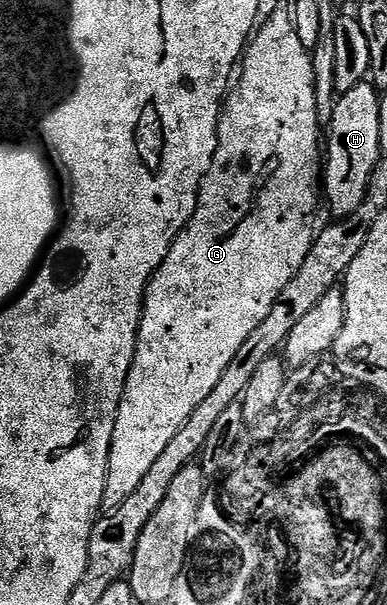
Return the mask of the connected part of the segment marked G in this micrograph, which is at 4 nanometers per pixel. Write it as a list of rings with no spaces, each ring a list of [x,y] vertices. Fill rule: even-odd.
[[[290,26],[271,27],[260,27],[252,35],[241,57],[237,79],[226,97],[219,117],[217,150],[213,154],[211,168],[199,187],[199,204],[193,210],[193,218],[189,218],[189,222],[183,228],[183,233],[173,242],[165,262],[161,262],[161,266],[147,283],[147,293],[143,295],[143,315],[139,317],[135,357],[131,363],[129,378],[125,382],[123,401],[117,410],[117,422],[113,426],[113,442],[109,450],[109,466],[103,495],[104,513],[117,511],[121,502],[125,502],[125,498],[129,498],[129,494],[133,494],[133,490],[141,486],[141,478],[149,474],[153,462],[157,462],[165,446],[169,446],[169,441],[176,436],[177,430],[181,430],[181,426],[189,422],[193,410],[197,410],[197,406],[201,406],[201,402],[205,402],[206,396],[213,391],[213,386],[221,382],[221,374],[225,374],[225,366],[233,362],[237,350],[241,350],[241,345],[245,343],[245,338],[249,338],[249,334],[253,334],[253,330],[257,330],[257,326],[261,326],[261,322],[269,318],[269,310],[273,310],[281,290],[285,290],[293,274],[301,270],[301,262],[305,262],[311,249],[313,239],[311,215],[315,212],[315,191],[317,194],[321,188],[321,138],[319,142],[319,100],[315,97],[315,68],[311,65],[312,53],[303,48],[301,41],[297,39],[297,30],[293,30]]]

